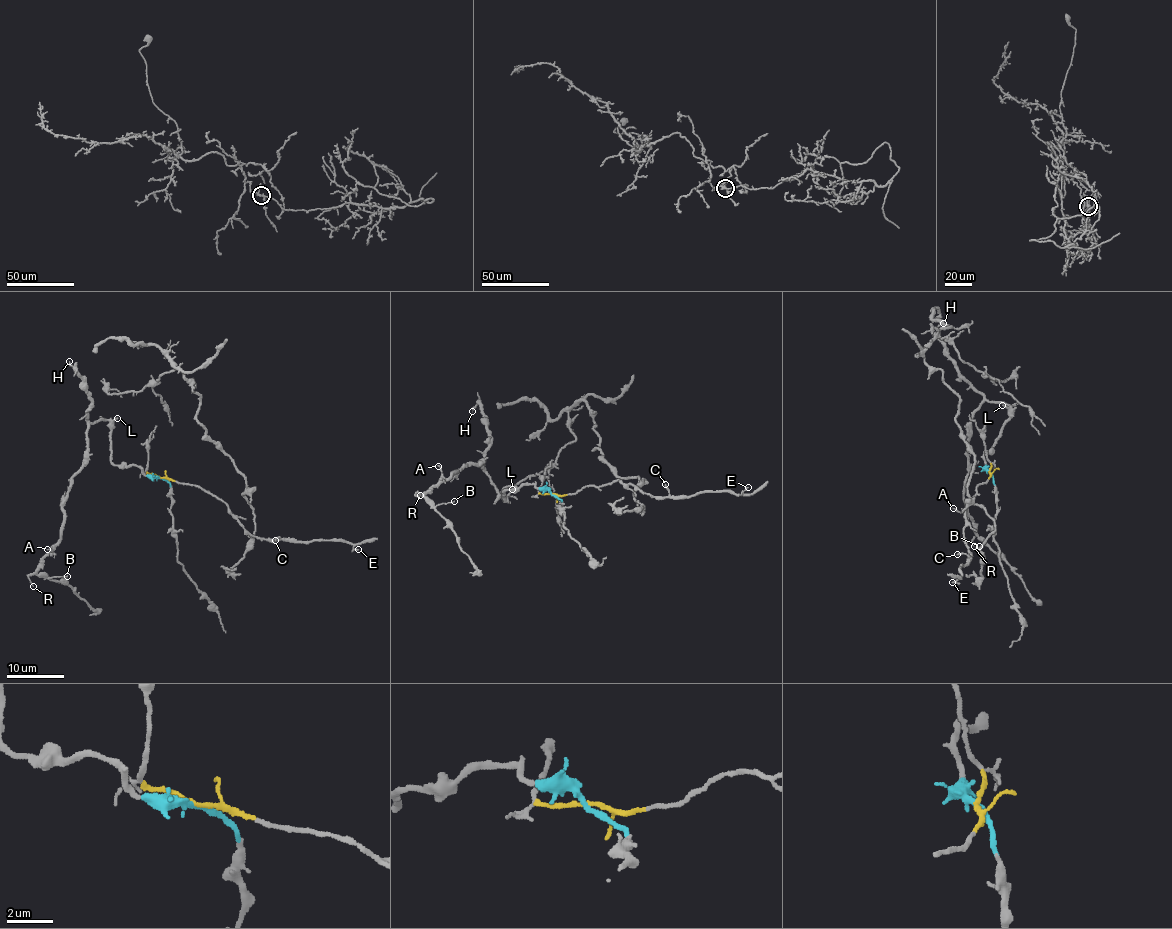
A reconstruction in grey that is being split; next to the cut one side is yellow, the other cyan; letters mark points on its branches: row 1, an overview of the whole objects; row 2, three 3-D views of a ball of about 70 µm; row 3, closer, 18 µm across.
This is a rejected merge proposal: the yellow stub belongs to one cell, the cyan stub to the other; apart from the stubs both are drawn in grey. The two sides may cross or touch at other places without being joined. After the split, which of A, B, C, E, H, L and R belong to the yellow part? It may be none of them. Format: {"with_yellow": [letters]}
{"with_yellow": ["C", "E"]}

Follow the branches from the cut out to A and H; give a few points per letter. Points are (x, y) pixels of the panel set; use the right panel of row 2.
A: (989, 472), (985, 452), (1009, 417), (1010, 406), (985, 401), (971, 422), (965, 508), (957, 511), (953, 508)
H: (989, 472), (985, 452), (1009, 417), (1010, 406), (988, 401), (959, 373), (933, 332), (943, 324)

